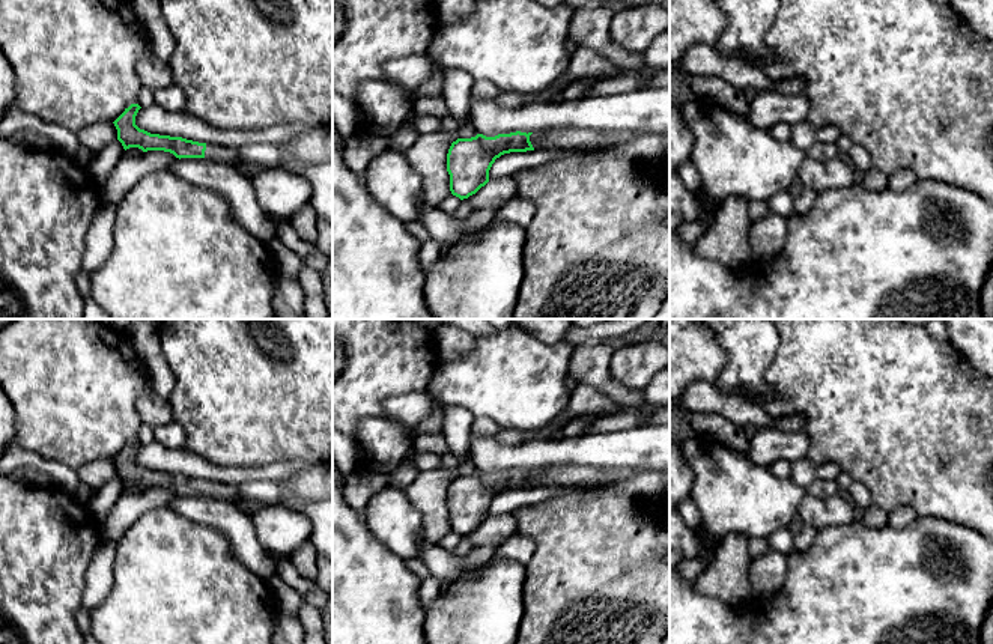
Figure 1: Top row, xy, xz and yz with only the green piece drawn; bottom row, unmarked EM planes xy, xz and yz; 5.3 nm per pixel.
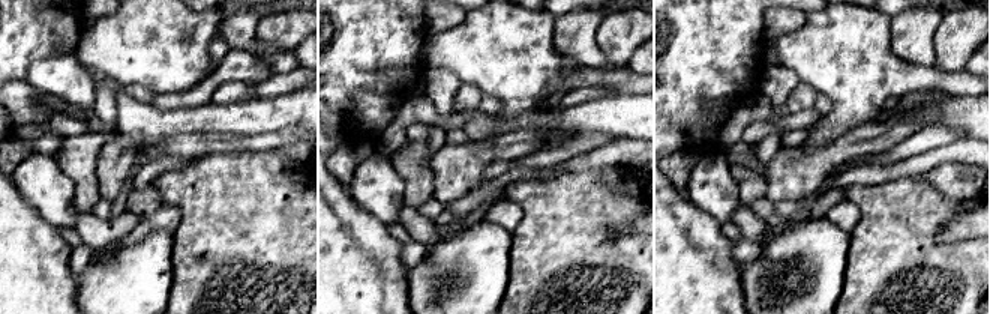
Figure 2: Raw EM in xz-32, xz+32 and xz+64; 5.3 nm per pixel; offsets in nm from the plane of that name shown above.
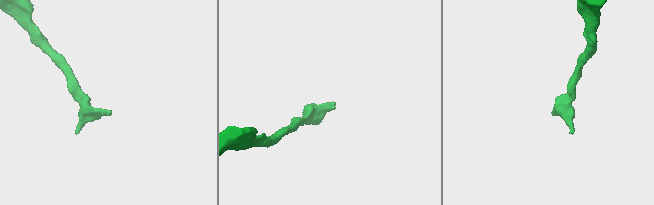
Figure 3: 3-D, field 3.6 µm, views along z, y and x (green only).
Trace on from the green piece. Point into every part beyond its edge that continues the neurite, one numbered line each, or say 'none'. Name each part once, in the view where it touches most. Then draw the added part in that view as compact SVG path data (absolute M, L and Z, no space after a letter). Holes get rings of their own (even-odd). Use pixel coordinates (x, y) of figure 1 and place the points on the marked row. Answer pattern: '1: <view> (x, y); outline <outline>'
1: xy (227, 155); outline M206 144L205 158L232 166L241 163L236 149L217 144Z

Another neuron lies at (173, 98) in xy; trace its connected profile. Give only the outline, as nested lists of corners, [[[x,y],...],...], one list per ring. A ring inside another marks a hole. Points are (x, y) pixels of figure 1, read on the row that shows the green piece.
[[[178,86],[155,90],[155,104],[167,111],[182,111],[187,104],[185,92]]]

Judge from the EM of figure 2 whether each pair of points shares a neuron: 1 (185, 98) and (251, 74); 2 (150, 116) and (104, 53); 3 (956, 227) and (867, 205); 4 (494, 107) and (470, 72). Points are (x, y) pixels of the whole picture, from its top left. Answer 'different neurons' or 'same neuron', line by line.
1: same neuron
2: different neurons
3: different neurons
4: different neurons

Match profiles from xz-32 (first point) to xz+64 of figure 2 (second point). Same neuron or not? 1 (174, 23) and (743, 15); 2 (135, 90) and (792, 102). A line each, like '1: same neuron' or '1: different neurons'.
1: different neurons
2: same neuron

